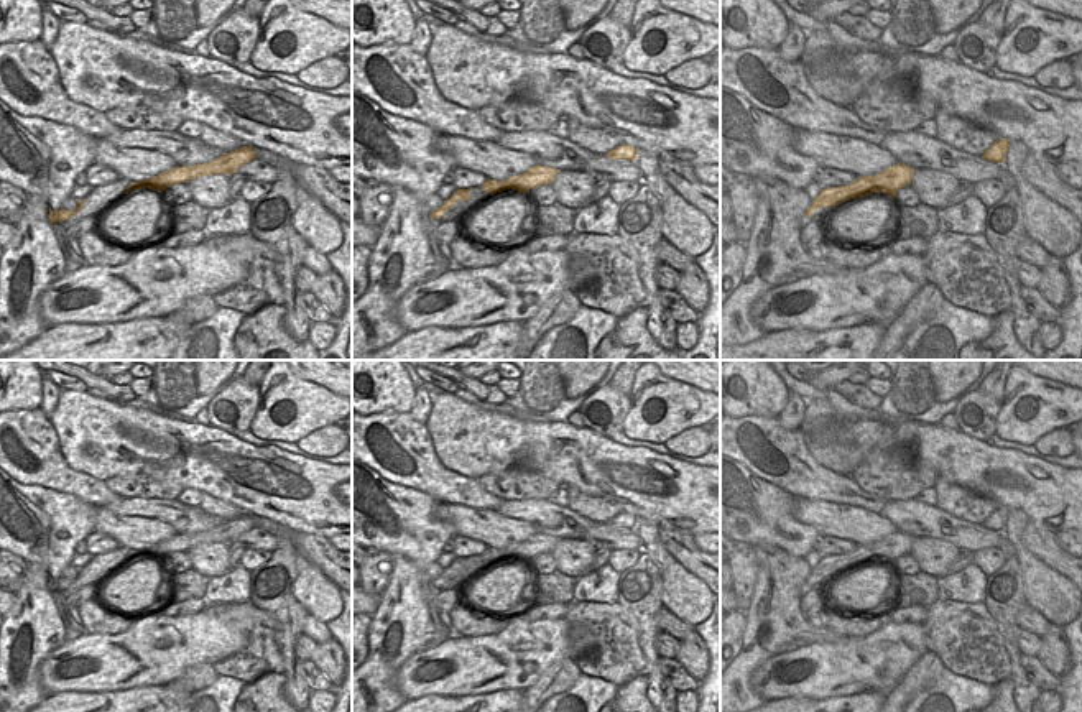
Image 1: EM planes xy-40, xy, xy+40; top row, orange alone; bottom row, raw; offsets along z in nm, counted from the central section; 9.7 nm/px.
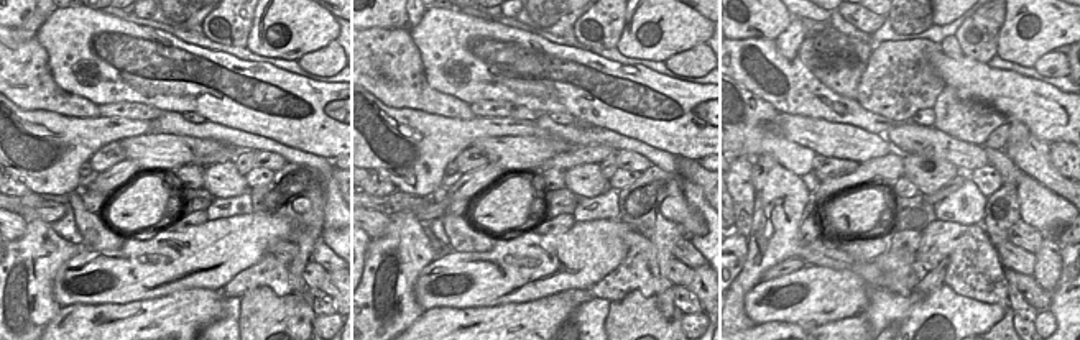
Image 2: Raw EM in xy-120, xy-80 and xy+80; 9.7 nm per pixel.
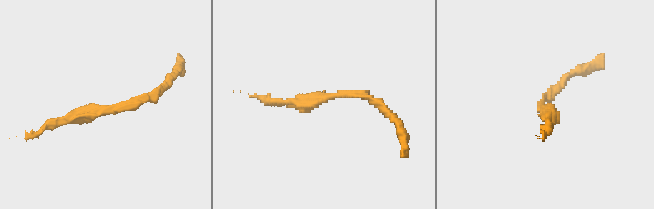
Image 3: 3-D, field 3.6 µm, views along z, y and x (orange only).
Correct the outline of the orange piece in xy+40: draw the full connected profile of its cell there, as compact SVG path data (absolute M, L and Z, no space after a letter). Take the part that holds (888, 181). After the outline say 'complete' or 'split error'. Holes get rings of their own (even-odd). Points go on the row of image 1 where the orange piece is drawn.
M896 163L873 176L860 176L852 184L822 189L804 215L811 217L819 207L834 209L845 201L873 192L883 192L893 199L898 189L911 184L914 171L911 166Z; complete

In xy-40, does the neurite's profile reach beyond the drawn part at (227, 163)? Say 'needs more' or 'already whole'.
already whole

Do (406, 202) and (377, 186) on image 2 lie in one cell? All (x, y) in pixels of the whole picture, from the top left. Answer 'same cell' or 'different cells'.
different cells

